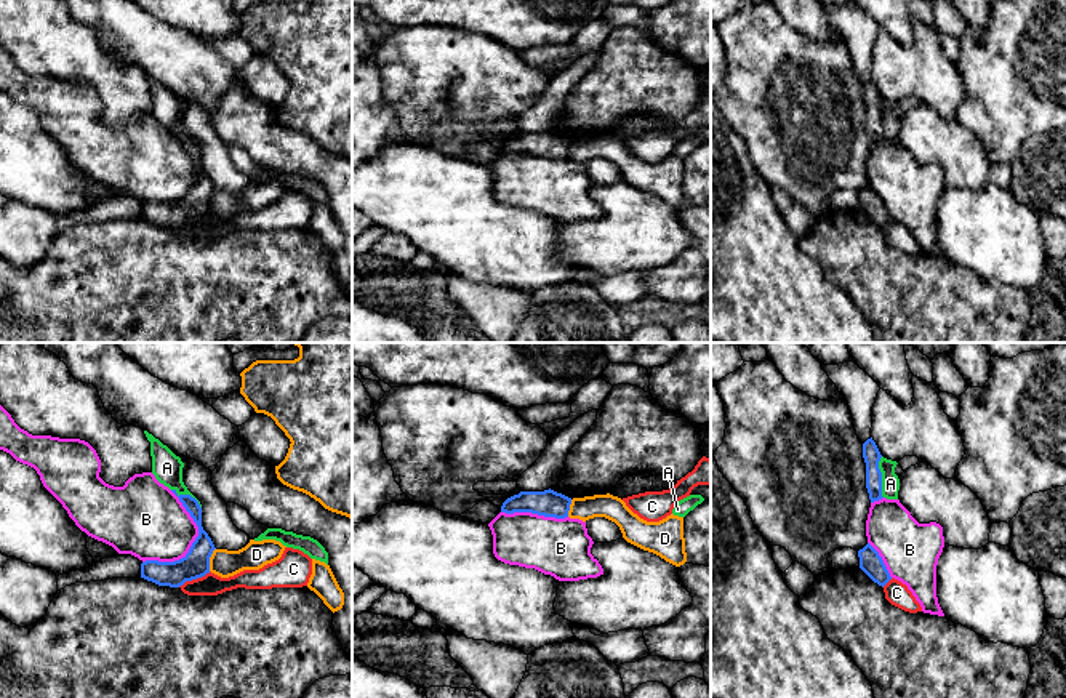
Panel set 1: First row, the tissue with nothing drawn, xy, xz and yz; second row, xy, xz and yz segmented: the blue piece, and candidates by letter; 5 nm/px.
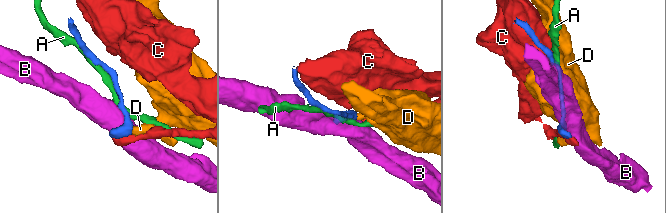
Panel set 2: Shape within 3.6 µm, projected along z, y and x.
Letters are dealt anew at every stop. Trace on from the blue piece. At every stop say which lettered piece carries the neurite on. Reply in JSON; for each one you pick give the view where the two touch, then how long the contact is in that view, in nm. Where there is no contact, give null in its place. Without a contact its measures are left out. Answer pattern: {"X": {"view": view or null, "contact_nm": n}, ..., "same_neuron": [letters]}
{"same_neuron": []}

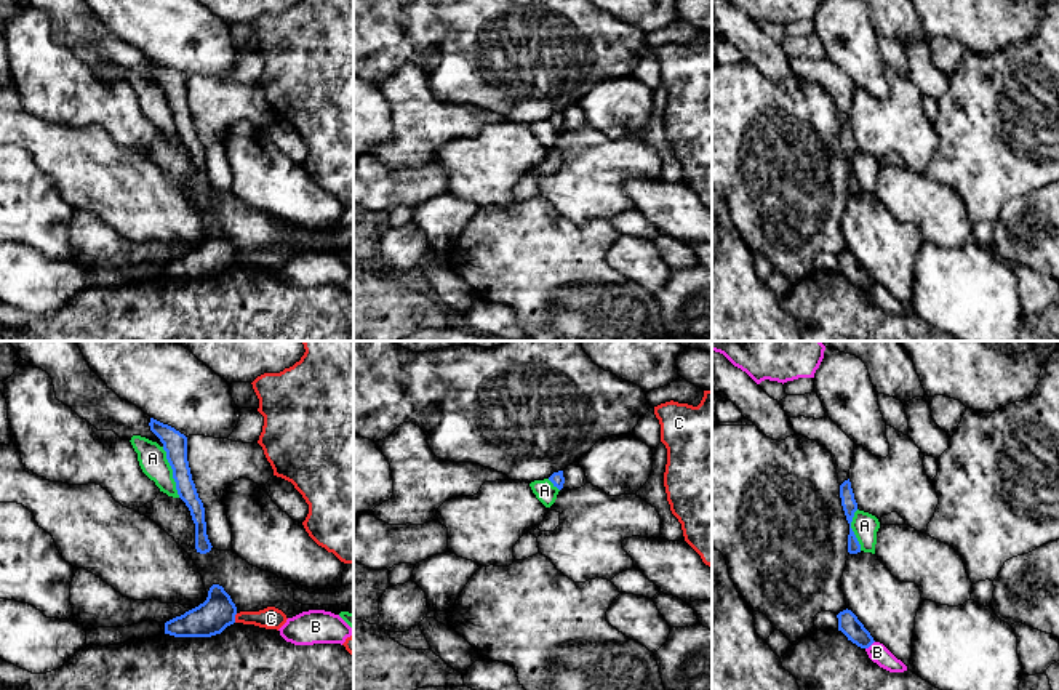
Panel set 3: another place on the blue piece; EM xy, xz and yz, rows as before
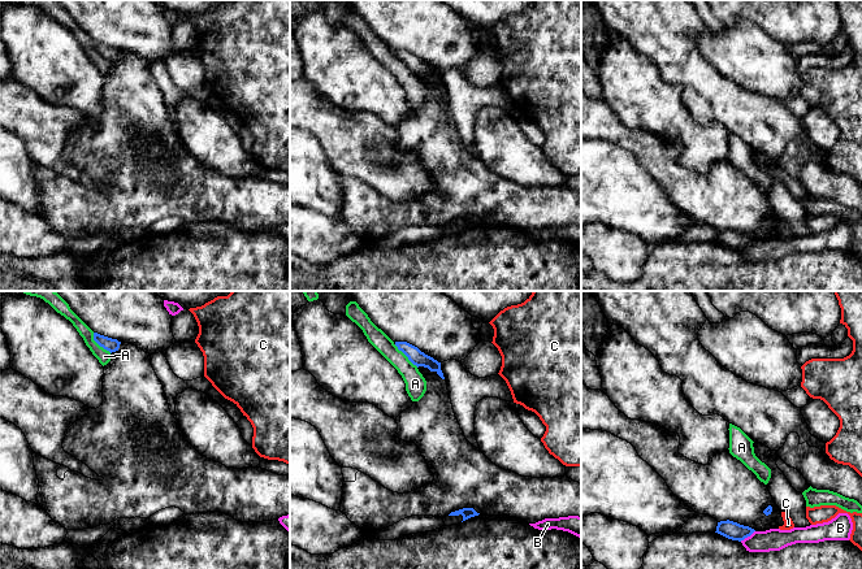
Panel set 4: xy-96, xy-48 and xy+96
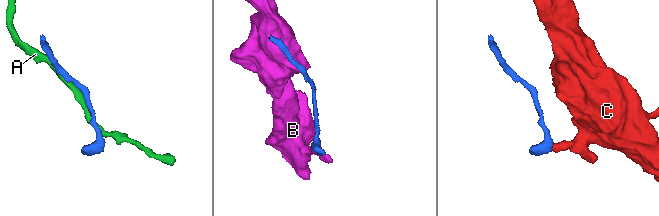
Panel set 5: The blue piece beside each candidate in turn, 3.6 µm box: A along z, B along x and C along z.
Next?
{"same_neuron": []}

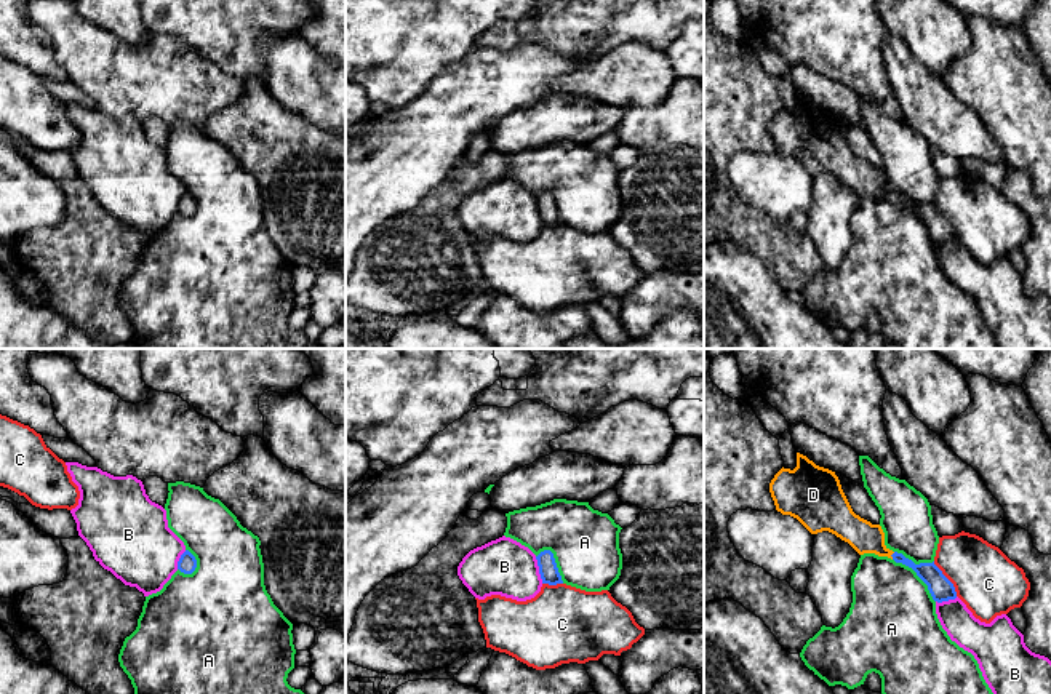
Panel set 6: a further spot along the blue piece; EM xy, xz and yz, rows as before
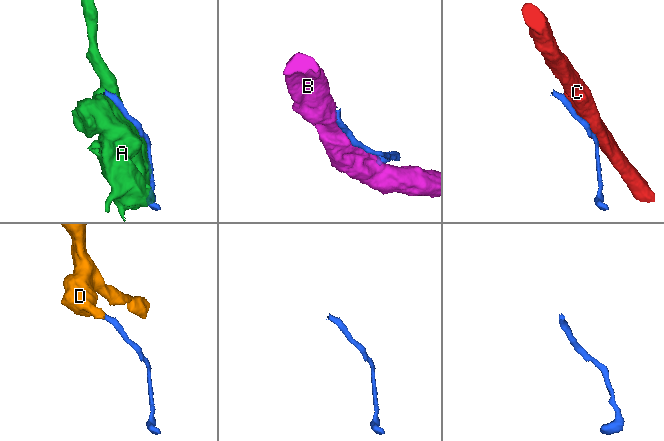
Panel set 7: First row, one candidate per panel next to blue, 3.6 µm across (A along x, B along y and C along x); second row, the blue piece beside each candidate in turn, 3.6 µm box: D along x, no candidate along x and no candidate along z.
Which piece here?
{"D": {"view": "yz", "contact_nm": 40}, "same_neuron": ["D"]}

